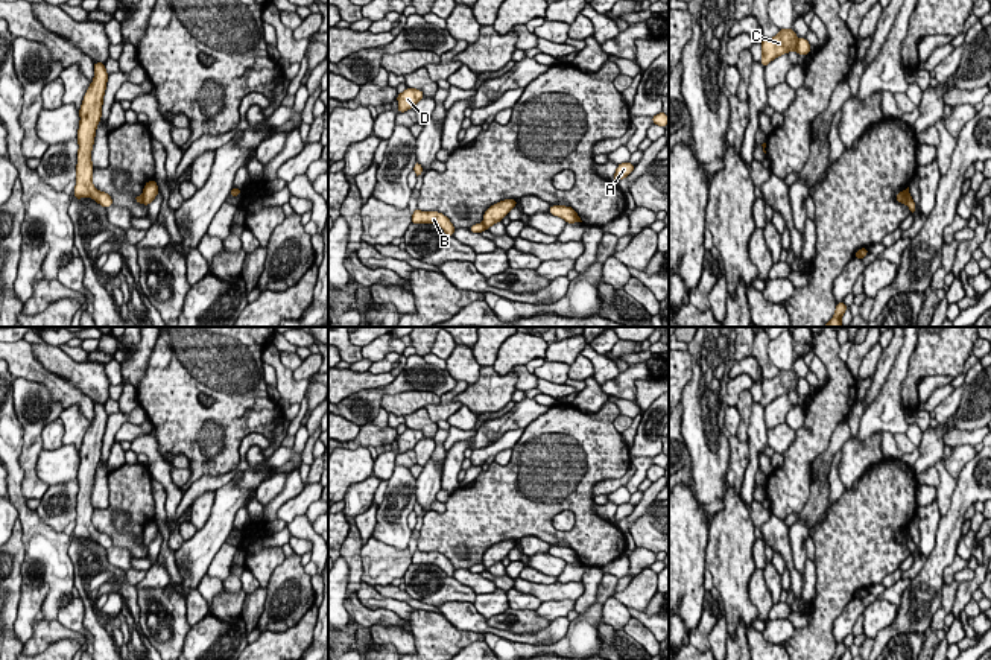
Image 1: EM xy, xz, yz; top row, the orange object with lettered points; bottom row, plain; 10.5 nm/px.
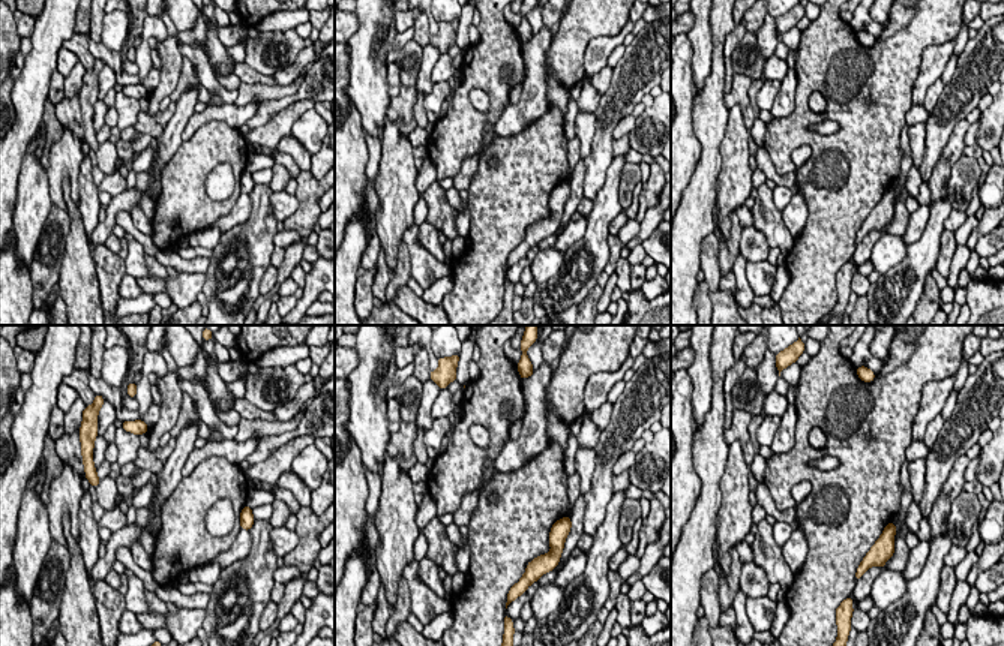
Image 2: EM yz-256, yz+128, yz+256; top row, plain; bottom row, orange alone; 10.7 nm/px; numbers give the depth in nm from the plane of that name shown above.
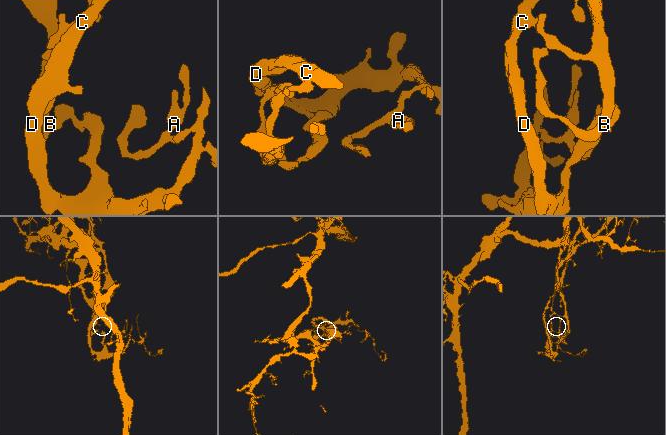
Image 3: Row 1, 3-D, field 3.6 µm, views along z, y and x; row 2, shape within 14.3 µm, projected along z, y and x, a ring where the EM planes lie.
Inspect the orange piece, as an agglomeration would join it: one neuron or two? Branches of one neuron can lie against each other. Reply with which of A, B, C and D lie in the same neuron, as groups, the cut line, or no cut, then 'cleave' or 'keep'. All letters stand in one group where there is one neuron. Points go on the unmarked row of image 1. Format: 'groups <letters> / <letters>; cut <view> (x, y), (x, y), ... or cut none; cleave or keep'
groups A C D / B; cut yz (798, 380), (795, 390); cleave

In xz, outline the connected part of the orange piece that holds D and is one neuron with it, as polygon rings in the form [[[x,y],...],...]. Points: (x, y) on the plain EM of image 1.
[[[406,429],[401,435],[397,436],[398,453],[404,453],[413,449],[424,438],[421,430]]]

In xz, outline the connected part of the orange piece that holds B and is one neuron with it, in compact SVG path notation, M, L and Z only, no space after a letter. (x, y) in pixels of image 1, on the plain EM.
M416 549L412 555L412 564L426 564L426 563L441 567L447 576L454 575L454 567L447 557L444 557L442 554L438 554L438 552L424 554Z

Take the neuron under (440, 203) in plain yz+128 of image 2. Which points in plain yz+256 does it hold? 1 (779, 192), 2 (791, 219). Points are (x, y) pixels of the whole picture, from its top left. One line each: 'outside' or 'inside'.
1: outside
2: outside

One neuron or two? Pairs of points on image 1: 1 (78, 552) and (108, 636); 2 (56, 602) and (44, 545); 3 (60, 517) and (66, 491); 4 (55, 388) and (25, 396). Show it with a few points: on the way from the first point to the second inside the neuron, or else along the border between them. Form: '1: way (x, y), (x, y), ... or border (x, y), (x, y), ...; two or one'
1: way (81, 574), (84, 596), (93, 615); one
2: way (56, 589), (56, 571), (46, 558); one
3: way (60, 511), (63, 498); one
4: border (15, 377), (40, 382), (53, 402); two

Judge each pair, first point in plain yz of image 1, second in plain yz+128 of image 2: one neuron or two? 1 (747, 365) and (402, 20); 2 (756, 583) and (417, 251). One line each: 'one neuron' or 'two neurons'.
1: one neuron
2: one neuron

